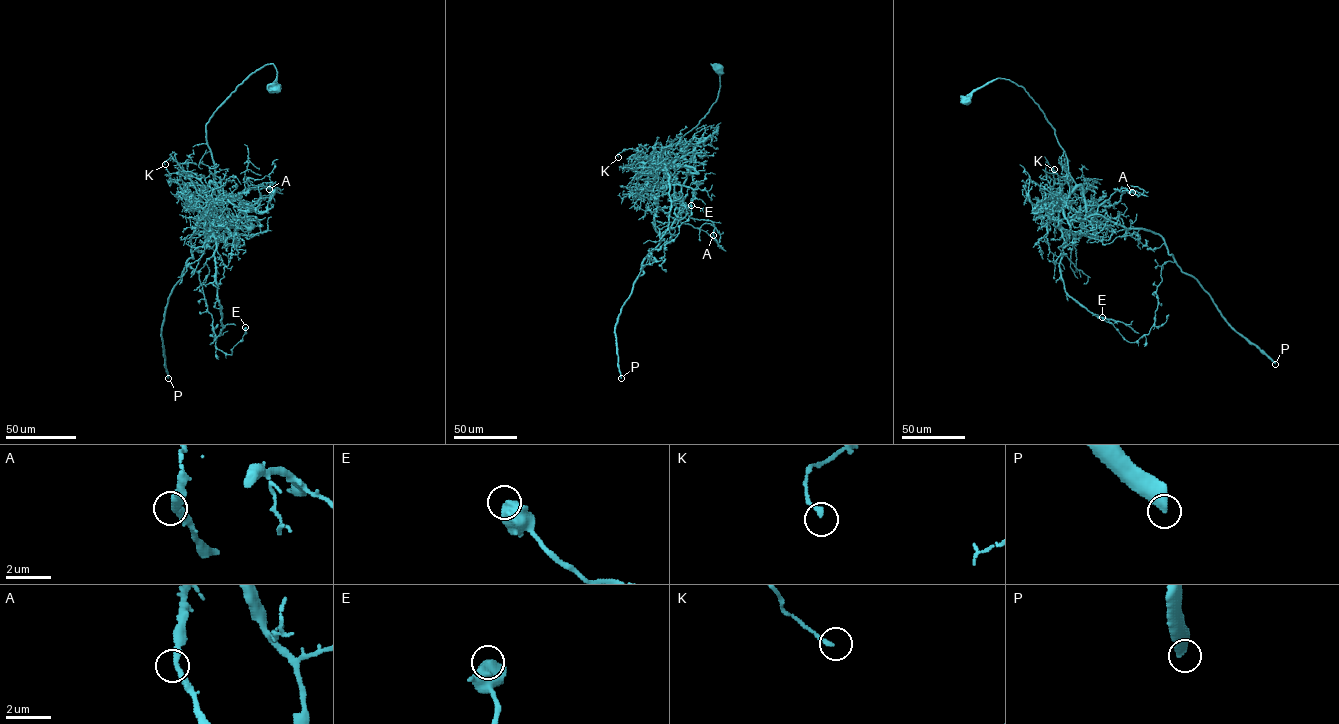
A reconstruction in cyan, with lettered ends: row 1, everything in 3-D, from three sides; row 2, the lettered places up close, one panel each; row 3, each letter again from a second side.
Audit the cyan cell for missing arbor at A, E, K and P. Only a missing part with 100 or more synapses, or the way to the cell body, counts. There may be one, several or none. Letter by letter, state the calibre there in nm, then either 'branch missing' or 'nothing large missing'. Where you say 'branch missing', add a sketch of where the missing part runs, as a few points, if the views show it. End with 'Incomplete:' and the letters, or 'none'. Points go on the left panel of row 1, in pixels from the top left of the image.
A: calibre 280 nm; nothing large missing
E: calibre 700 nm; nothing large missing
K: calibre 170 nm; nothing large missing
P: calibre 500 nm; branch missing
Incomplete: P

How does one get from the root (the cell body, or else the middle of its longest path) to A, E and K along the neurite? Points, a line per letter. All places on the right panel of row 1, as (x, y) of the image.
A: (964, 101), (998, 78), (1021, 86), (1054, 130), (1087, 205), (1116, 204), (1123, 190), (1132, 192)
E: (964, 101), (998, 78), (1021, 86), (1087, 211), (1162, 237), (1174, 261), (1149, 333), (1129, 342), (1102, 317)
K: (964, 101), (998, 78), (1021, 86), (1054, 130), (1075, 184), (1056, 202), (1046, 163), (1054, 169)

